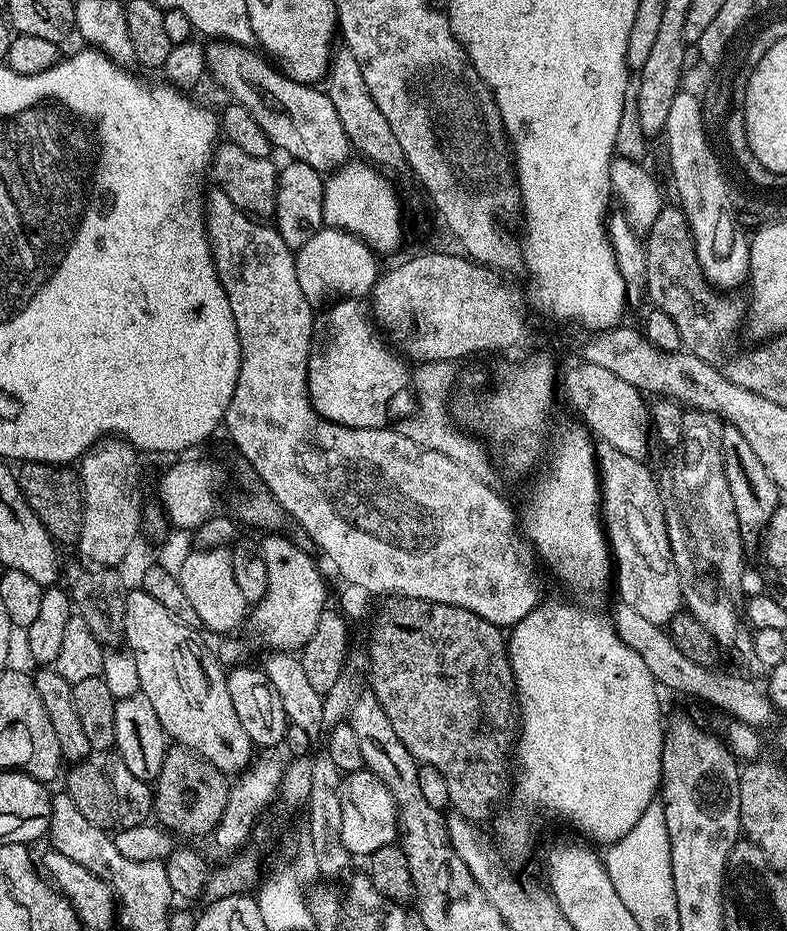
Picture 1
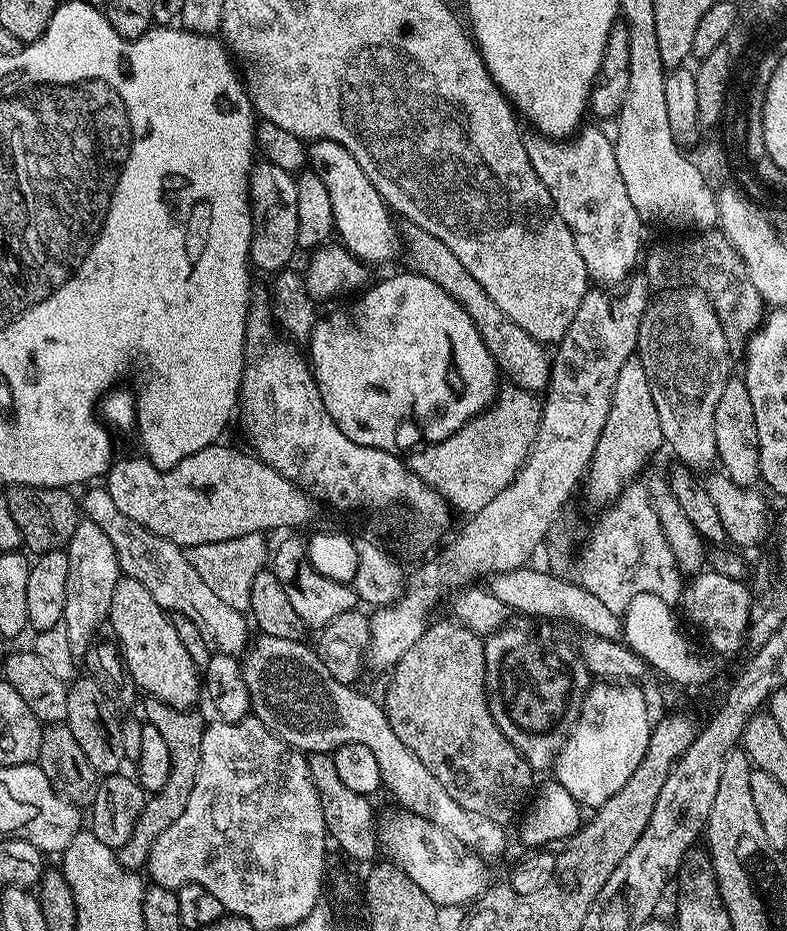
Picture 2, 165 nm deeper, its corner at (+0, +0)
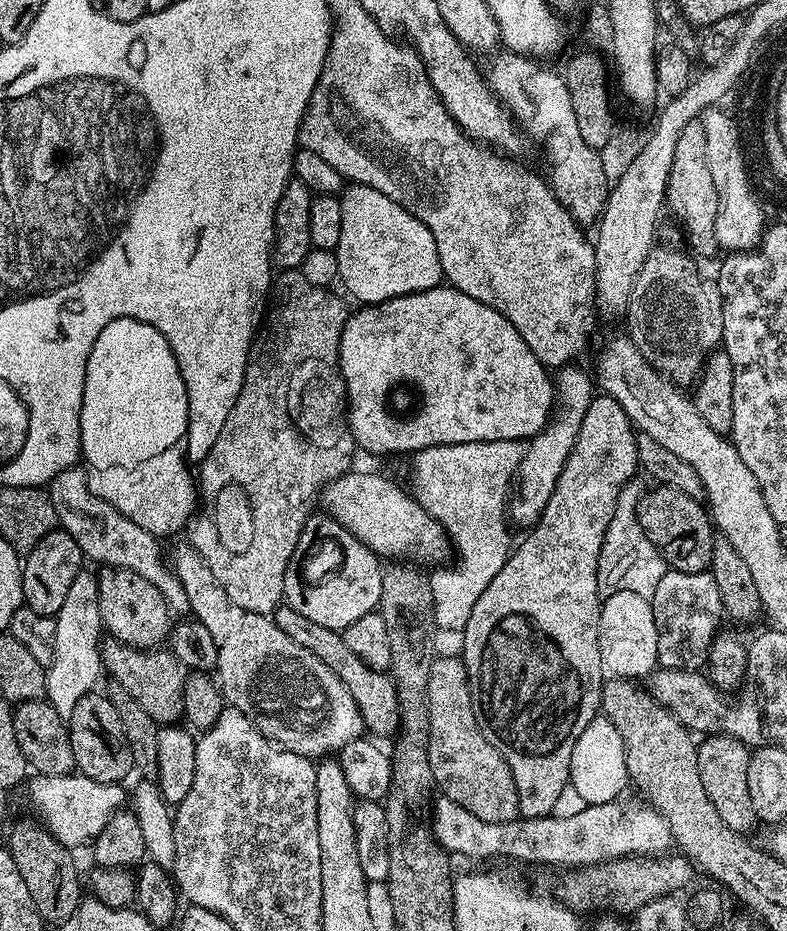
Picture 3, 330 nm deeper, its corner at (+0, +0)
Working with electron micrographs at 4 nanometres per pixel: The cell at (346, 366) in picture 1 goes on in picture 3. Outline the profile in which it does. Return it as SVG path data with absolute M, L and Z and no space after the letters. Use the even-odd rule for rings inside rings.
M451 286L422 290L414 294L406 294L402 298L390 298L381 304L360 306L357 309L357 312L355 309L349 315L340 339L340 373L348 391L348 424L352 427L357 445L363 451L365 448L376 456L396 456L399 452L415 454L426 450L427 447L443 444L494 443L499 439L528 442L548 424L554 412L554 405L557 403L553 377L546 365L536 357L534 350L526 346L522 334L518 334L518 330L514 330L512 323L502 314L498 314L498 310L470 298L470 294L462 294ZM399 384L413 384L420 391L420 409L413 416L395 416L388 409L388 395L391 394L392 388L398 387Z

